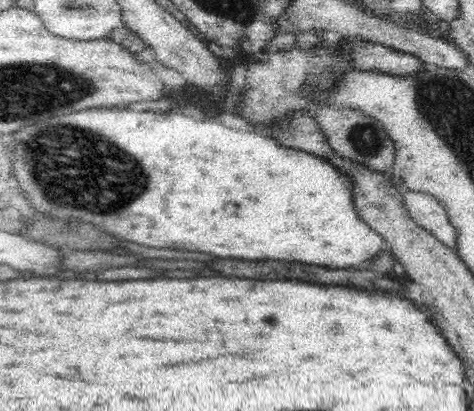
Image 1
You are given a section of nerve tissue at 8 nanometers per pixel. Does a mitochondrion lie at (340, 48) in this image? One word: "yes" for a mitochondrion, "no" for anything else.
no

